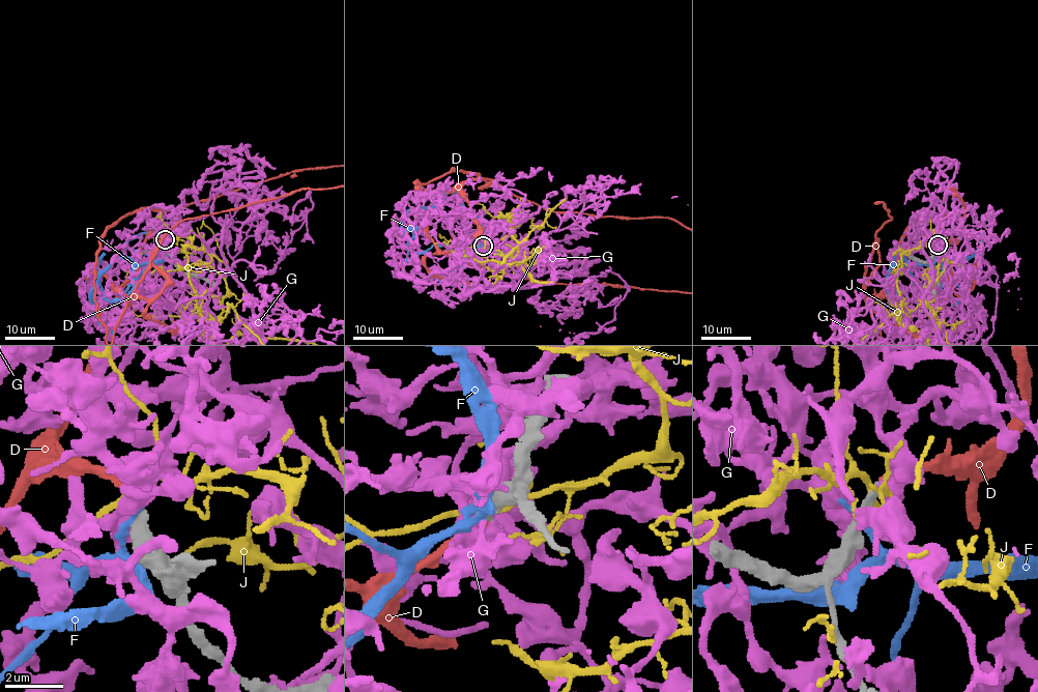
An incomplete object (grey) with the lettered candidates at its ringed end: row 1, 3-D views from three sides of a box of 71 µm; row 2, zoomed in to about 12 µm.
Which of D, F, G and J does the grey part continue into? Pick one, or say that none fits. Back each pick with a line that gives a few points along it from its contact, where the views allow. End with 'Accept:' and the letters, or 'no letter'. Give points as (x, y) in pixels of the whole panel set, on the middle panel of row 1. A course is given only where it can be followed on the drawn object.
Accept: D

